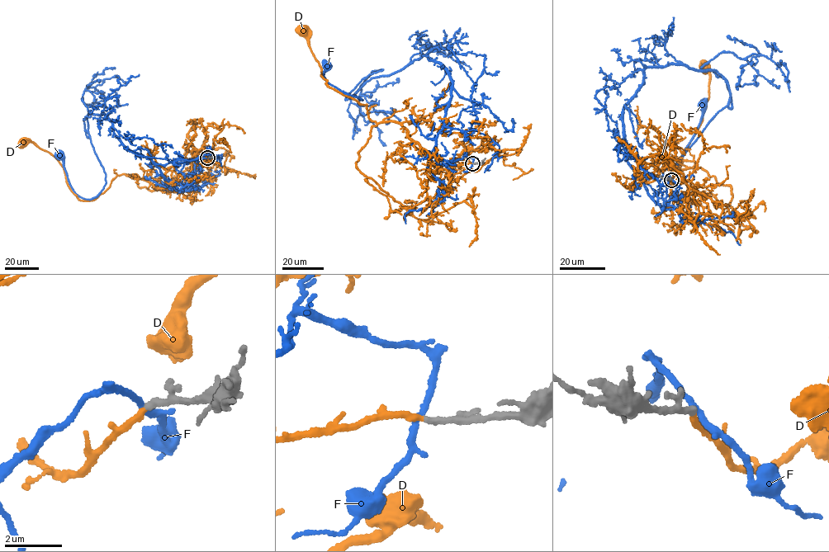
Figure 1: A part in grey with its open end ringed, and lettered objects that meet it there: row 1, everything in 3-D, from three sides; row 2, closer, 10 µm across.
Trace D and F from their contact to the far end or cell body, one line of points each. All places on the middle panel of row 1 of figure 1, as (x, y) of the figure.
D: (472, 163), (442, 170), (411, 140), (399, 123), (375, 122), (367, 115), (367, 106), (327, 86), (305, 29)
F: (472, 163), (435, 152), (452, 88), (431, 50), (366, 82), (351, 96), (362, 100), (327, 82), (327, 63)

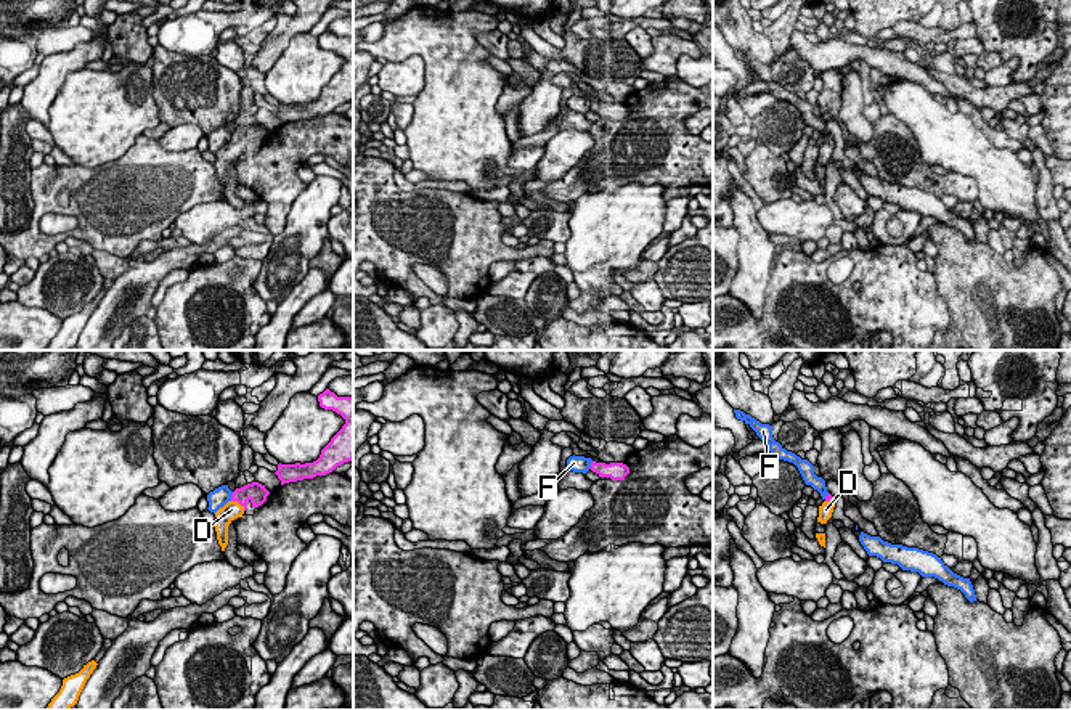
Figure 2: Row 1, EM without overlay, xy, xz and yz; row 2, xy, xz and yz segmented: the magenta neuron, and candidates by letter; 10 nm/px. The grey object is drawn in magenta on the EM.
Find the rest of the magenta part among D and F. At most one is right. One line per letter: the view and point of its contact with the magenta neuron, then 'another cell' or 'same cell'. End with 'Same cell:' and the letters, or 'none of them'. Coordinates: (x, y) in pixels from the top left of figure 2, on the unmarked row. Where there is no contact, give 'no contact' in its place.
D: meets magenta in xy at (238, 142); same cell
F: meets magenta in xy at (232, 137); another cell
Same cell: D

